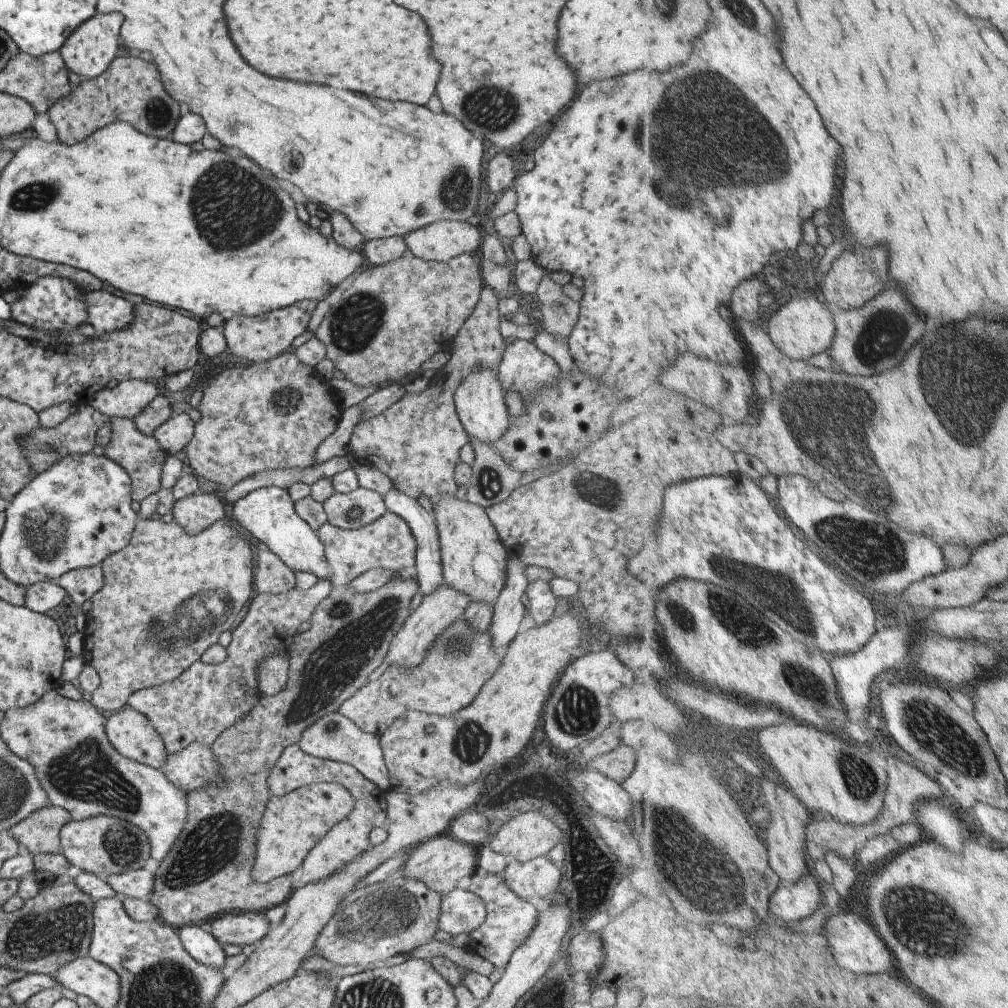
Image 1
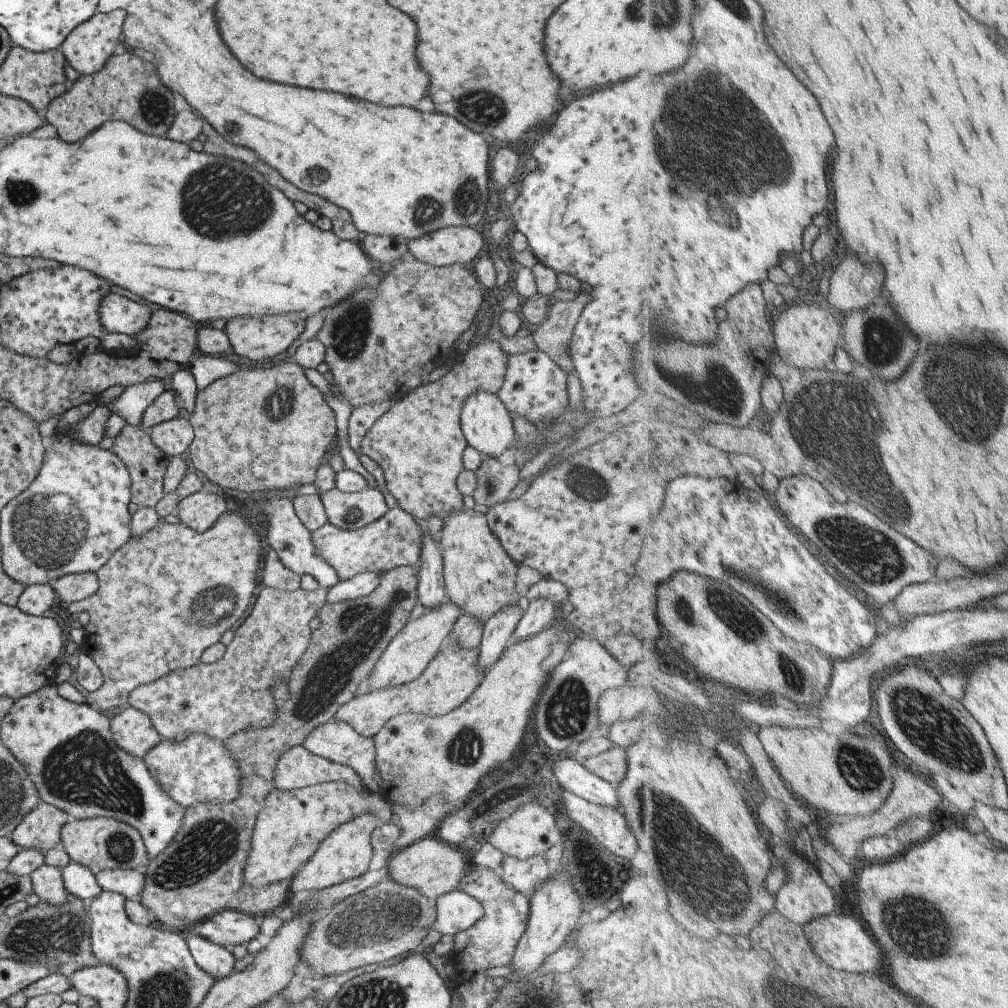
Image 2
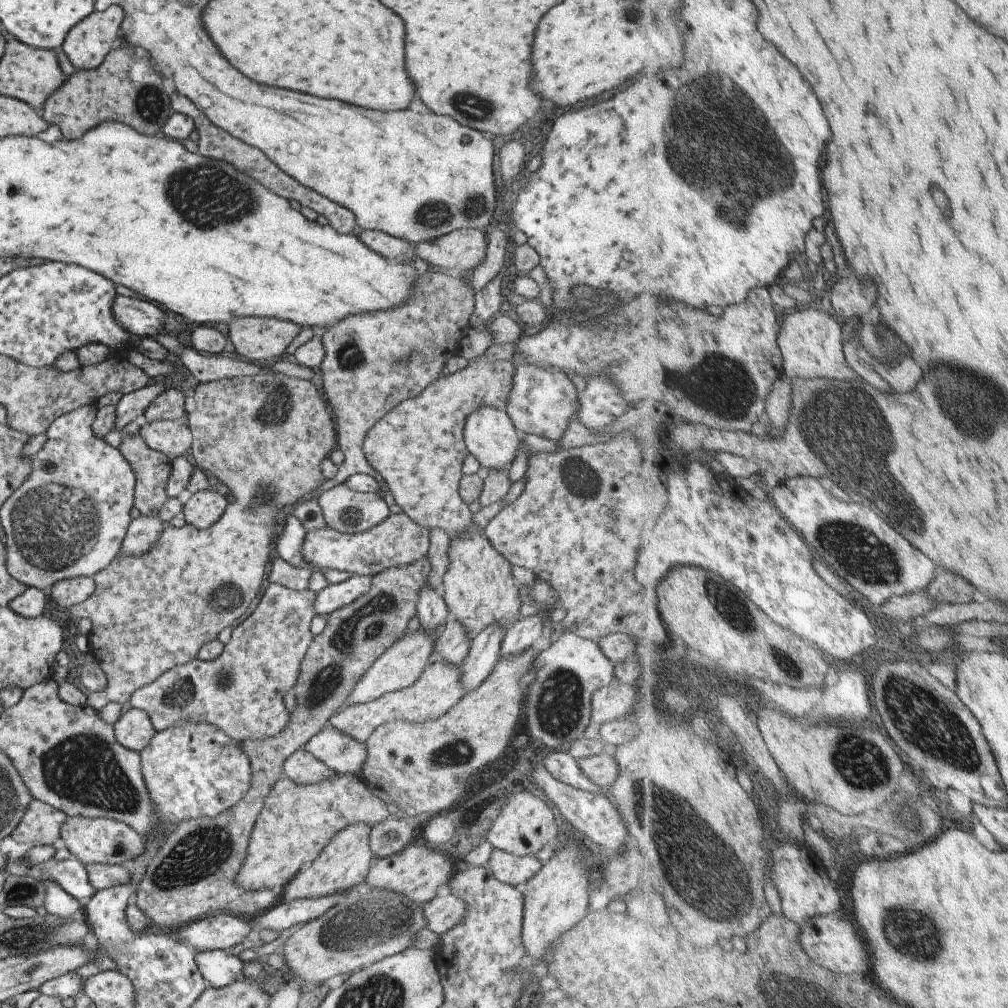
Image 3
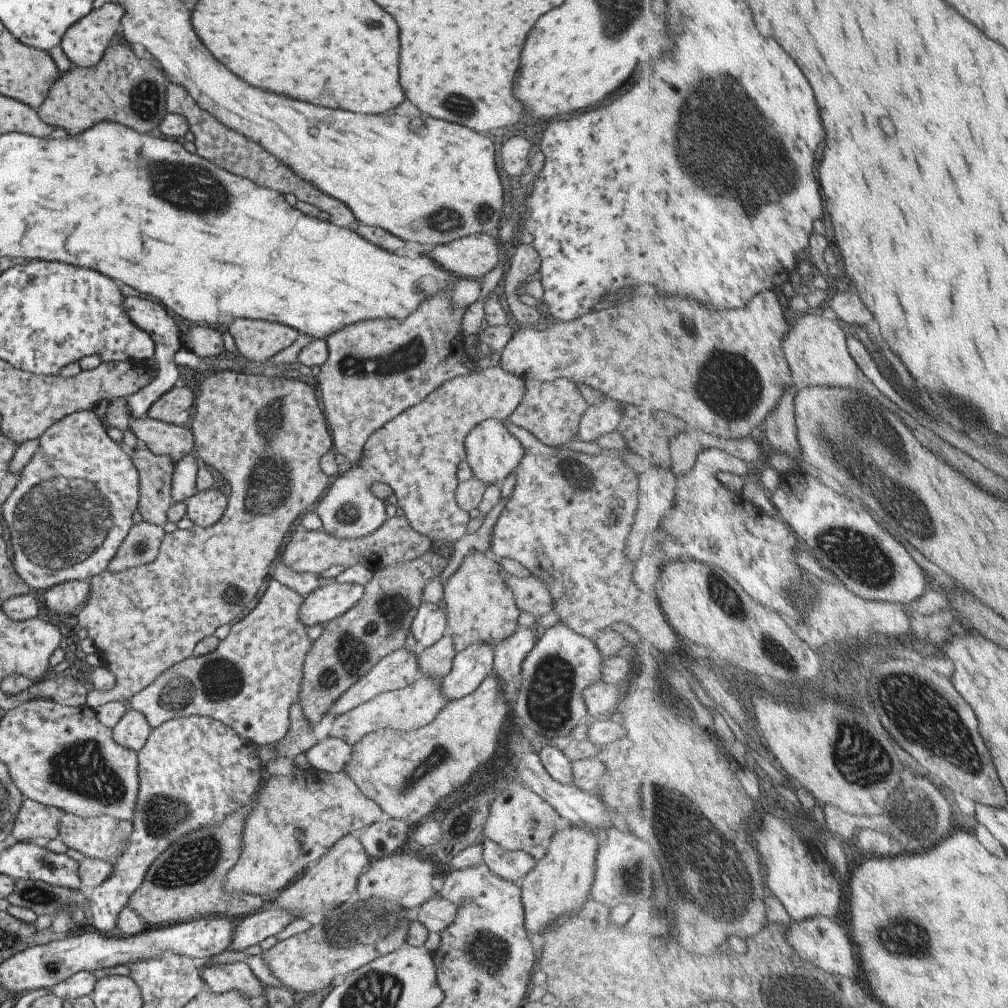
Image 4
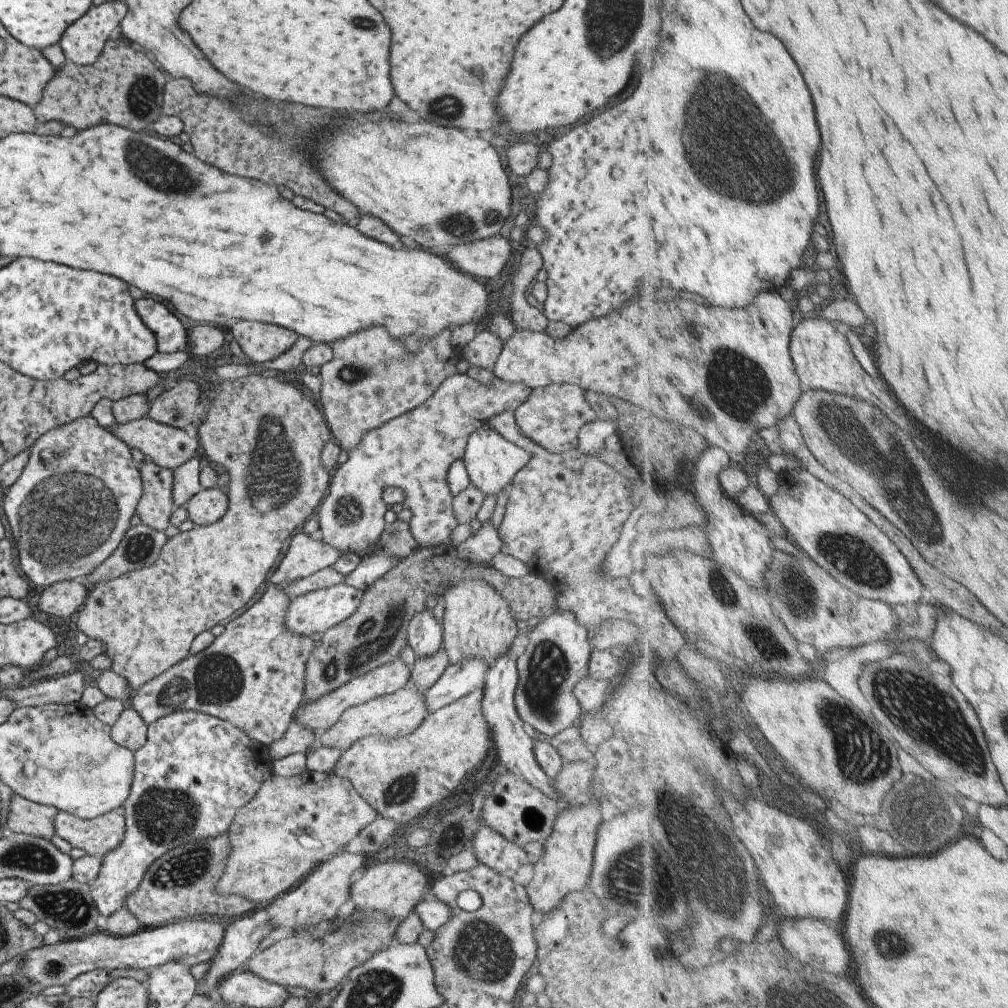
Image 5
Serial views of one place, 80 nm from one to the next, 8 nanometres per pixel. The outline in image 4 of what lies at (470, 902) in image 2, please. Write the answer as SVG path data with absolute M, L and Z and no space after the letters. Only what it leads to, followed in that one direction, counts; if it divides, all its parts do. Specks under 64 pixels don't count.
M434 894L423 904L419 905L417 920L428 930L438 933L447 925L451 924L456 913L456 905L447 899Z

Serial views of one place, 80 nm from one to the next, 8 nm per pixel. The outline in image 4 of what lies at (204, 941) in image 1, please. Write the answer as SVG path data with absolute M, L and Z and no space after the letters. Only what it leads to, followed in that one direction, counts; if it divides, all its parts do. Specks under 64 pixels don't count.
M245 962L209 966L201 971L200 976L215 994L235 991L246 999L263 995L264 984L253 975Z

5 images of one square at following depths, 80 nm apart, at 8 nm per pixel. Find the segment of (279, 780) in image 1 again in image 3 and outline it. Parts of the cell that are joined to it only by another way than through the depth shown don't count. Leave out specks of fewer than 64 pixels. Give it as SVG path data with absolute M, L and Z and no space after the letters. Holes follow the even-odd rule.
M304 748L287 756L282 764L282 772L283 776L299 784L313 784L337 774L319 760L315 760ZM357 823L335 833L323 847L323 850L283 886L280 890L281 902L329 897L345 893L357 884L363 883L369 870L369 860L373 857L368 847L370 826L365 823Z

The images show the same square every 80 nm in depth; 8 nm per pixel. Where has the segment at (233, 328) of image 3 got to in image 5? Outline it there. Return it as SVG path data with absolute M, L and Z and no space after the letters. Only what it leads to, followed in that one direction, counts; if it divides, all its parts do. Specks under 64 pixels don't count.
M237 320L231 326L231 332L245 354L246 361L256 364L277 358L289 350L298 337L291 330L279 326L247 320Z

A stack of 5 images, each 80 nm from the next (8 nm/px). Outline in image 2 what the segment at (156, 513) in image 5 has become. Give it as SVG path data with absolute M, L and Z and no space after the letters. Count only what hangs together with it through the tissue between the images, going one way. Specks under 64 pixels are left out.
M127 424L122 427L117 436L114 436L112 447L114 452L126 466L130 476L130 502L137 508L153 509L155 504L164 495L162 489L162 478L168 465L168 457L164 452L156 449L147 432L141 427L132 427Z

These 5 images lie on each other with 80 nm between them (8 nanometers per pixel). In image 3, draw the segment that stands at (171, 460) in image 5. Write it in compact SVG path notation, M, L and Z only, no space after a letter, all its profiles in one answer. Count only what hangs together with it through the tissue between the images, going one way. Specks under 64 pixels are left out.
M184 420L147 421L138 429L143 442L154 451L161 451L169 460L183 455L192 443L191 431Z

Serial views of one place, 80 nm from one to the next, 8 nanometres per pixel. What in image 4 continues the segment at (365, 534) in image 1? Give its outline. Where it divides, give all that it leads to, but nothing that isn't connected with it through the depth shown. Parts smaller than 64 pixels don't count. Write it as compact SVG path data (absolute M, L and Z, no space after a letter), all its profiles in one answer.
M402 515L387 518L386 521L370 535L361 539L336 539L334 536L323 532L311 532L297 524L292 530L290 540L284 548L279 560L281 565L290 568L296 573L317 573L320 575L333 564L342 564L352 567L361 565L376 571L398 562L407 562L421 556L431 548L430 540L415 532Z

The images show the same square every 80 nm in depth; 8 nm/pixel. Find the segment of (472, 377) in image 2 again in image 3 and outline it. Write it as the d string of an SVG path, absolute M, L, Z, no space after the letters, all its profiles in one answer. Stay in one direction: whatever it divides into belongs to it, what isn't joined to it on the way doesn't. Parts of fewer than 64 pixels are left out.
M481 356L468 360L466 368L449 376L441 376L429 383L416 397L400 402L389 412L386 412L364 436L362 451L373 474L391 494L394 503L417 525L429 530L439 528L446 532L449 538L457 537L468 530L472 515L467 505L459 498L458 482L462 477L461 465L468 455L462 430L466 416L475 409L490 405L504 412L504 408L512 387L515 367L511 361L488 362Z

